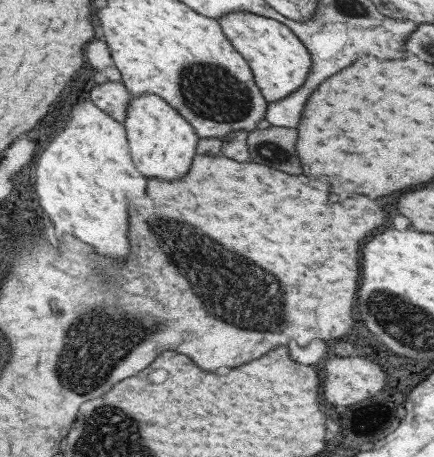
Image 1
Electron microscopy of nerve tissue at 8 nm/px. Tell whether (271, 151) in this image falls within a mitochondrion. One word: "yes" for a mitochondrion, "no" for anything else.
yes

